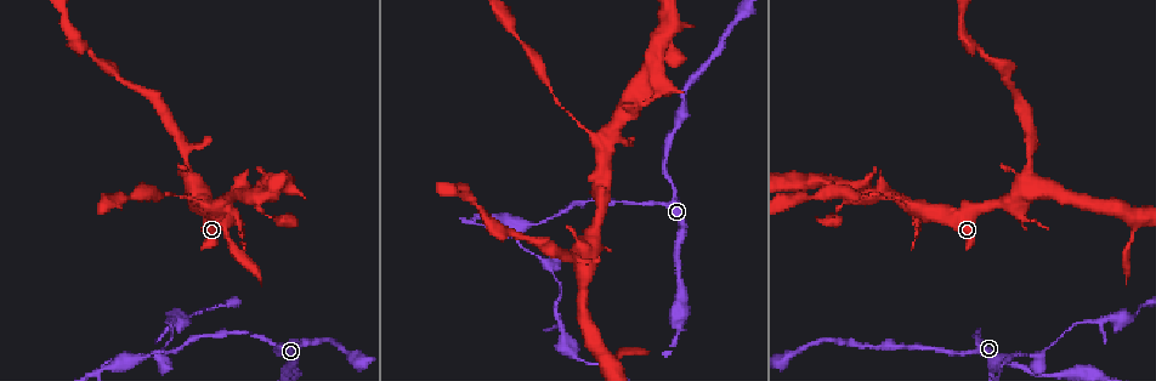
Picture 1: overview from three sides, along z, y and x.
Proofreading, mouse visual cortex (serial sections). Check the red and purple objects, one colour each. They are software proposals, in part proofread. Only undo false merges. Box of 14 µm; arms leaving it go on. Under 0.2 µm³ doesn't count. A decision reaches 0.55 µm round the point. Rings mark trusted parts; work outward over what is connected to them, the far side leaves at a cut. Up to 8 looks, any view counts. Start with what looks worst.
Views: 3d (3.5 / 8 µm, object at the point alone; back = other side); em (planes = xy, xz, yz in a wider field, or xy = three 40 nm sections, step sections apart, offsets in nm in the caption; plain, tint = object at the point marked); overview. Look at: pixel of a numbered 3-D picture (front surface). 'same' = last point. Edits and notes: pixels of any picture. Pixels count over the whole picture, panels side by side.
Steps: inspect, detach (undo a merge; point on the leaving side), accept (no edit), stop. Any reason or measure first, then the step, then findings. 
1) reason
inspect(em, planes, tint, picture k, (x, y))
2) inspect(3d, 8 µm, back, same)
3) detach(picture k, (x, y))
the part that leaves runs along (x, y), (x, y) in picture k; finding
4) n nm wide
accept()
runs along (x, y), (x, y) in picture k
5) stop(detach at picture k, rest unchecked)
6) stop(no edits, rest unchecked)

small branch off a trunk
inspect(3d, 3.5 µm, picture 1, (132, 360))

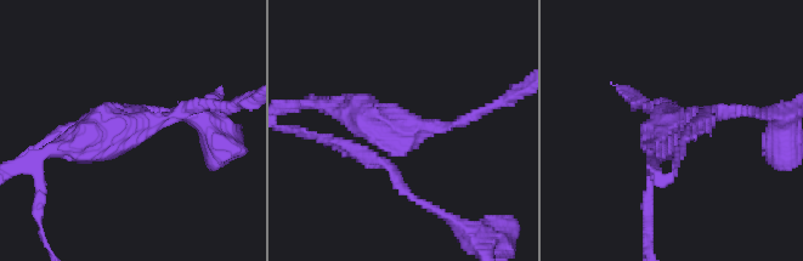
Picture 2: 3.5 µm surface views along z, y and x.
inspect(em, xy, step 2, tint, picture 2, (126, 122))

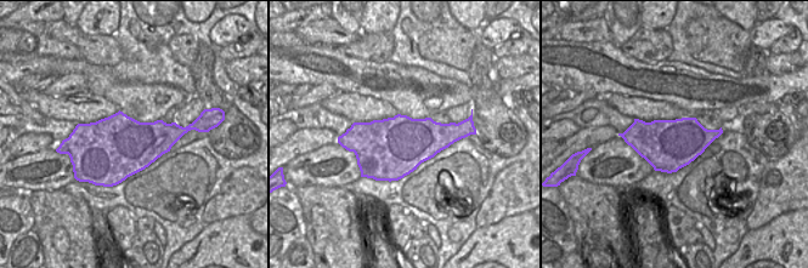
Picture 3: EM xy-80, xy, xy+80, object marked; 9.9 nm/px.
accept()
runs along (475, 113), (392, 138), (385, 163), (408, 194) in picture 2; all the same cell

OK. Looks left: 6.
inspect(3d, 8 µm, picture 1, (1047, 347))

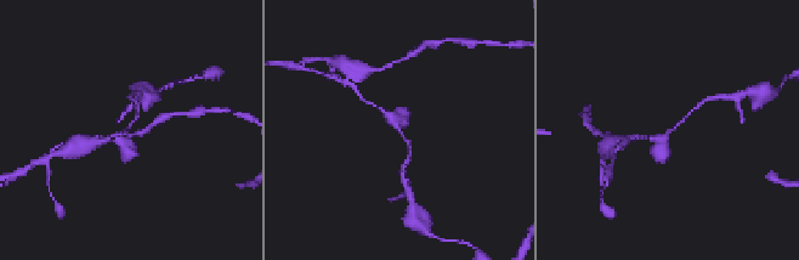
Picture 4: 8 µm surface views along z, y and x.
closer look
inspect(3d, 3.5 µm, back, picture 4, (127, 129))

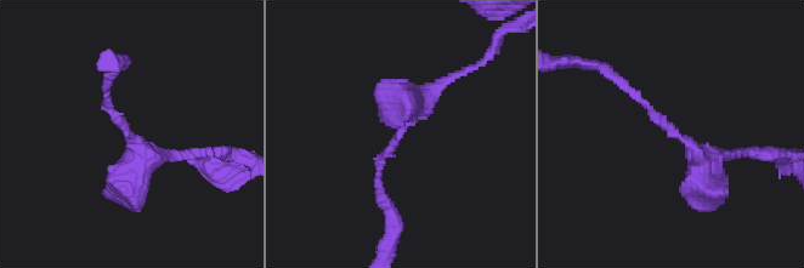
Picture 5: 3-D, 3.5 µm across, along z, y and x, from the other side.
arms of 100, 150 nm
inspect(em, xy, step 2, tint, picture 5, (675, 137))

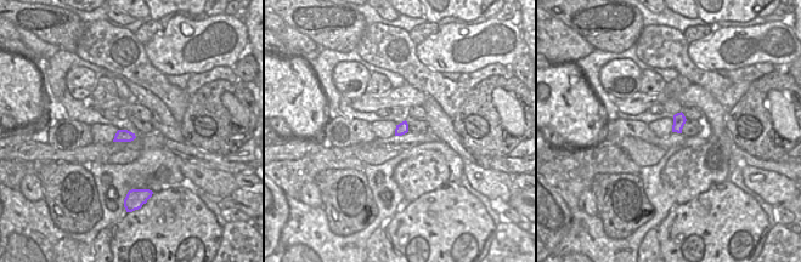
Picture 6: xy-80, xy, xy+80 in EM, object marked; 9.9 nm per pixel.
accept()
runs along (451, 78), (406, 118), (377, 183) in picture 5; one cell here

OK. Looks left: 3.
calibre changes
inspect(3d, 3.5 µm, picture 1, (579, 122))

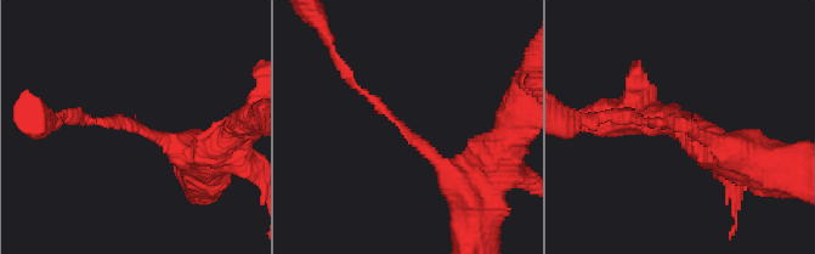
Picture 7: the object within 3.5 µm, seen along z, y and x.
arms of 150, 350 nm; shape alone is not enough
inspect(em, xy, step 2, tint, picture 7, (688, 128))

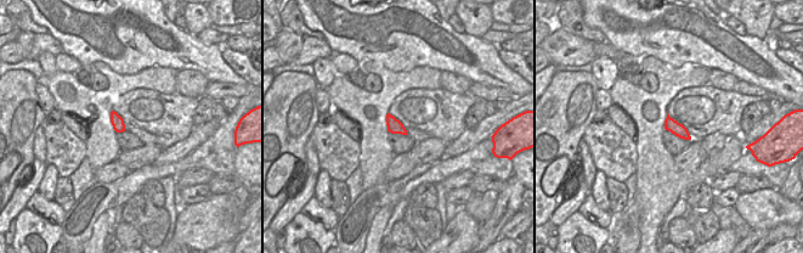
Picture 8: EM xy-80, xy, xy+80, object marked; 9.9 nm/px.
accept()
runs along (462, 186), (350, 78) in picture 7; all the same cell

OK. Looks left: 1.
stop(no edits, rest unchecked)

